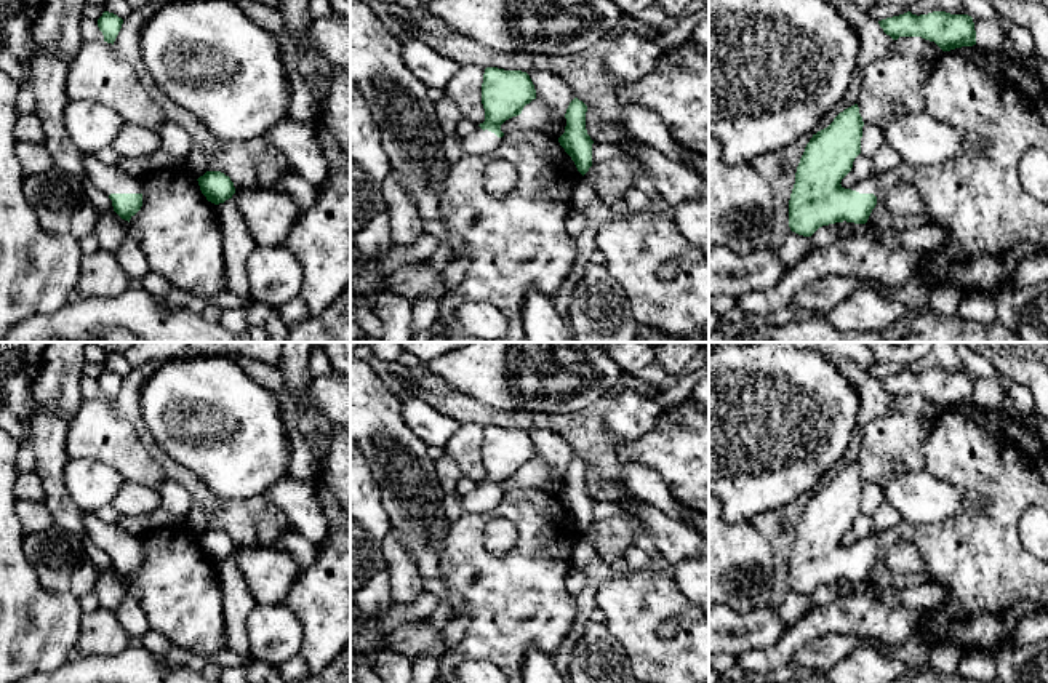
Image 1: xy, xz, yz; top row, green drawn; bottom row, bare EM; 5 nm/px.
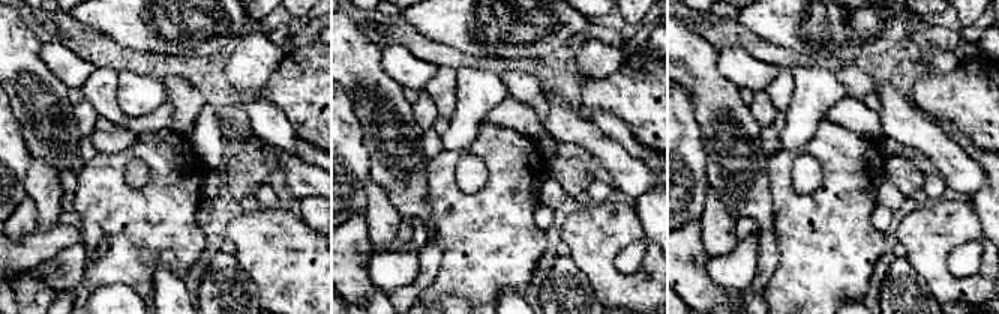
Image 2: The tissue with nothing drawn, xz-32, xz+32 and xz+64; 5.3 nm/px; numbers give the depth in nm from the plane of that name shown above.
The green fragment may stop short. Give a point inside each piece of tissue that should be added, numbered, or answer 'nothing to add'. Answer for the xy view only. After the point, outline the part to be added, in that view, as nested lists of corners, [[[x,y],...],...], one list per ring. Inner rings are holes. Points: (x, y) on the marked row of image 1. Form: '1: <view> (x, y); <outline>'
1: xy (111, 179); [[[85,154],[83,165],[88,179],[106,195],[142,194],[142,184],[139,179],[125,174],[117,166],[102,163],[96,154]]]

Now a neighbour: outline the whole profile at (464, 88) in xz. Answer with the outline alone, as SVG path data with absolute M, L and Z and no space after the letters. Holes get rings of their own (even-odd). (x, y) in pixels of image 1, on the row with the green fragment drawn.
M462 66L445 86L445 96L450 96L464 118L480 125L485 122L482 104L482 83L485 69L477 66Z

